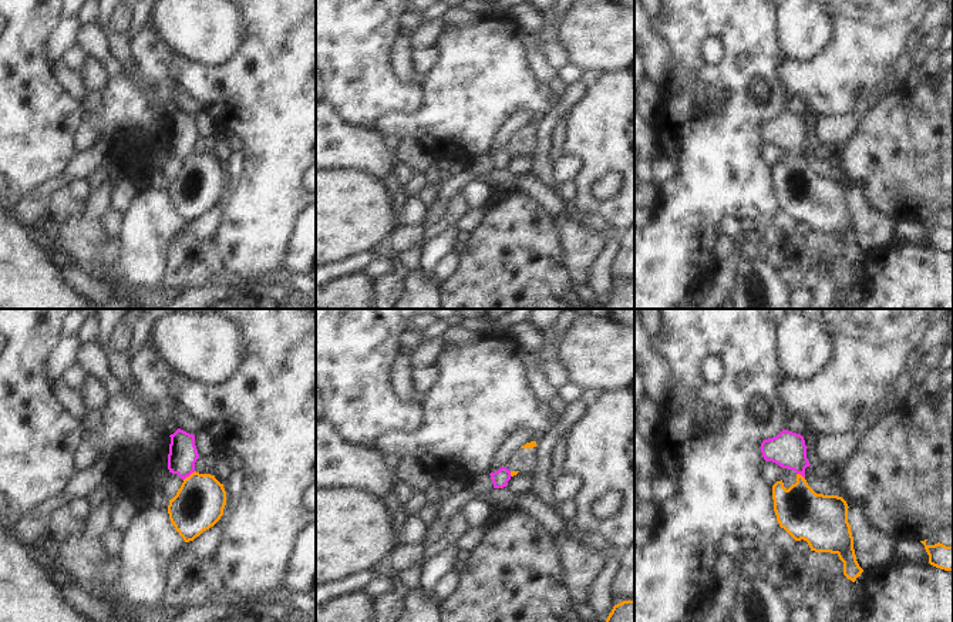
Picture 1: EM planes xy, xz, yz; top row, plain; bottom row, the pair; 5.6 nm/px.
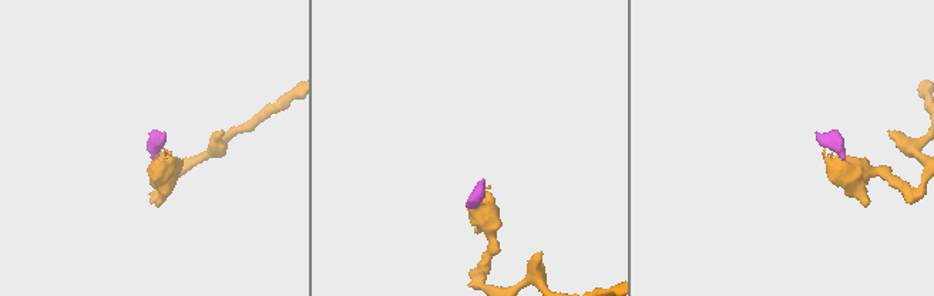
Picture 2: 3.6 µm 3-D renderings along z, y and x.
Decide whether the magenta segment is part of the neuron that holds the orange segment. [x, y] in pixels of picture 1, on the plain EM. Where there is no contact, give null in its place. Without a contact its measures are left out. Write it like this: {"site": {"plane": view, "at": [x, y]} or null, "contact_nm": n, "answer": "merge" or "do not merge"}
{"site": {"plane": "xy", "at": [191, 155]}, "contact_nm": 90, "answer": "do not merge"}

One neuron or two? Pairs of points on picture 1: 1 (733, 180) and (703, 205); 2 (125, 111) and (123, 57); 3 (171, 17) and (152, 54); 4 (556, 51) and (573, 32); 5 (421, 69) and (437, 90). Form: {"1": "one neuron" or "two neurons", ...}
{"1": "one neuron", "2": "two neurons", "3": "two neurons", "4": "two neurons", "5": "two neurons"}

